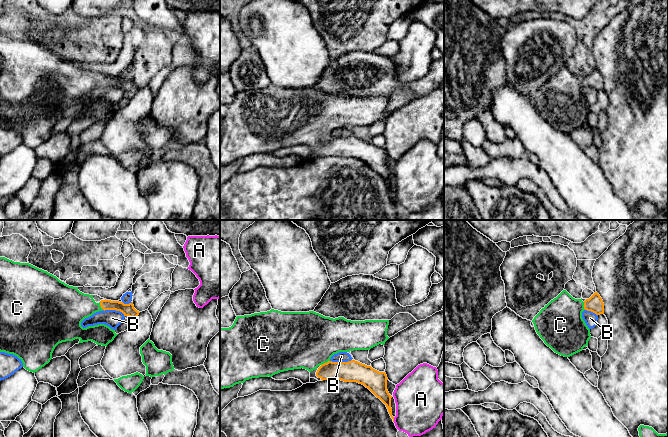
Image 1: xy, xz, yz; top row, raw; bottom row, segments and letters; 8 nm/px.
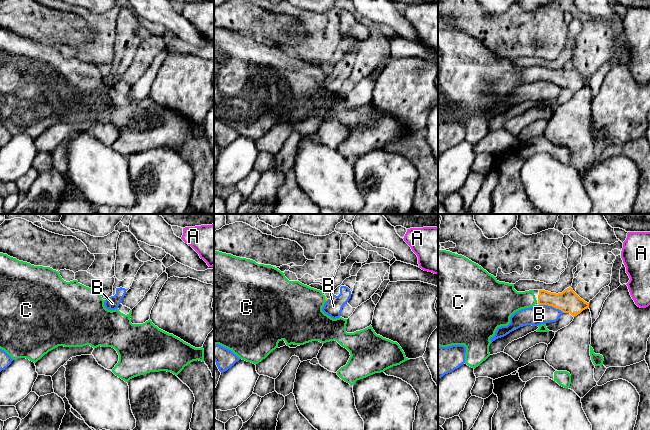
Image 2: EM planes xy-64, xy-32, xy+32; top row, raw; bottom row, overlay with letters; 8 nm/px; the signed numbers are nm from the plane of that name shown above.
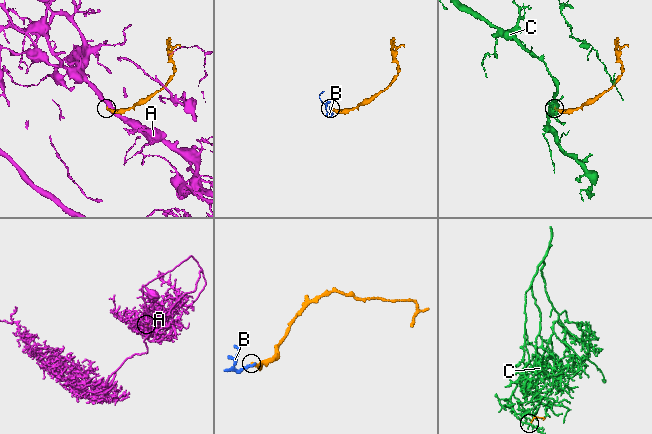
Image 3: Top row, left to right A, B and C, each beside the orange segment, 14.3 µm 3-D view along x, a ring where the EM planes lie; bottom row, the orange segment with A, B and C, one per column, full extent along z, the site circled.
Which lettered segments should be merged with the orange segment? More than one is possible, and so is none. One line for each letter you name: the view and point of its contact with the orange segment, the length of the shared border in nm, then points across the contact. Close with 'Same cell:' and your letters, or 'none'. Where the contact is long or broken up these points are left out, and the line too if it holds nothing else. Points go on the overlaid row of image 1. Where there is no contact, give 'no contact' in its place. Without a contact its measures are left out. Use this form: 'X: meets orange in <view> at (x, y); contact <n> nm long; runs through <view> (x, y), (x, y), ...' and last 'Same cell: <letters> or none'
C: meets orange in xz at (325, 363); contact 80 nm long; runs through xz (352, 371), (333, 371), (325, 363), (321, 355), (306, 340)
Same cell: C

